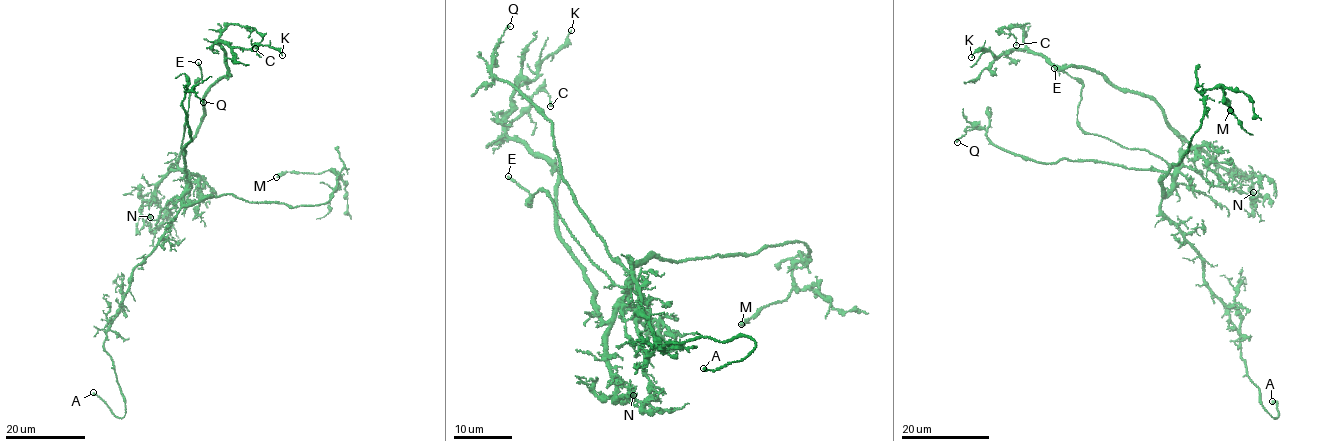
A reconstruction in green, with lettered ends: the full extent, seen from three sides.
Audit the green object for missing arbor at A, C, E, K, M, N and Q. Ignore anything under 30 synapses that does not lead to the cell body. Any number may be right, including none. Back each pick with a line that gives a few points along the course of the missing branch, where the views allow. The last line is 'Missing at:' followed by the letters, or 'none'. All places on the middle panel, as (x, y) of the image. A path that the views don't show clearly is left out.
A: course (703, 368), (681, 361), (661, 364), (639, 360), (636, 366), (641, 370)
Missing at: A

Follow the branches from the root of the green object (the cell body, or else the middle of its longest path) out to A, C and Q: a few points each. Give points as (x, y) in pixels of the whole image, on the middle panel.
A: (626, 285), (631, 260), (643, 304), (636, 314), (661, 350), (702, 336), (755, 342), (742, 361), (703, 368)
C: (626, 285), (605, 322), (584, 267), (556, 225), (558, 172), (519, 142), (500, 139), (539, 91), (550, 106)
Q: (626, 285), (630, 273), (608, 252), (563, 178), (551, 120), (521, 92), (492, 75), (496, 48), (510, 26)

